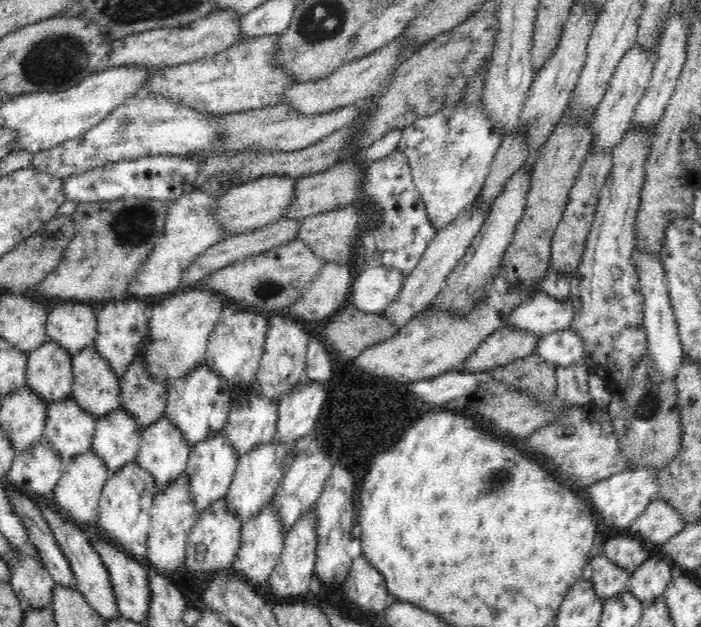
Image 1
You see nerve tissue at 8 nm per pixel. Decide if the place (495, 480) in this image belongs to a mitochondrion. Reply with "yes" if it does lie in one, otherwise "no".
yes

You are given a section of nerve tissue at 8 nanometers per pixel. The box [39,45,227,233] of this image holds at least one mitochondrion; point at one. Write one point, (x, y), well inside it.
(125, 127)

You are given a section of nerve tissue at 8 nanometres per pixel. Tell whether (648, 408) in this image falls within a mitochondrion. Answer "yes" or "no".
yes

